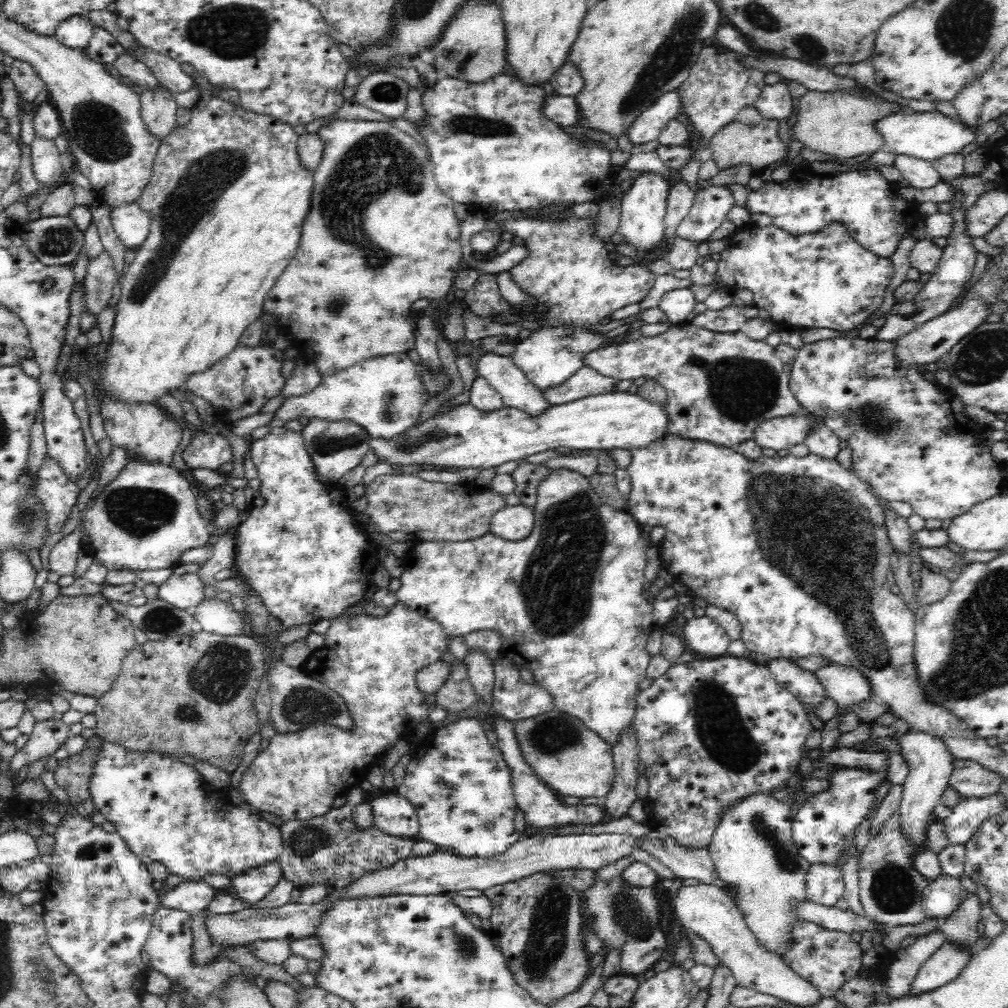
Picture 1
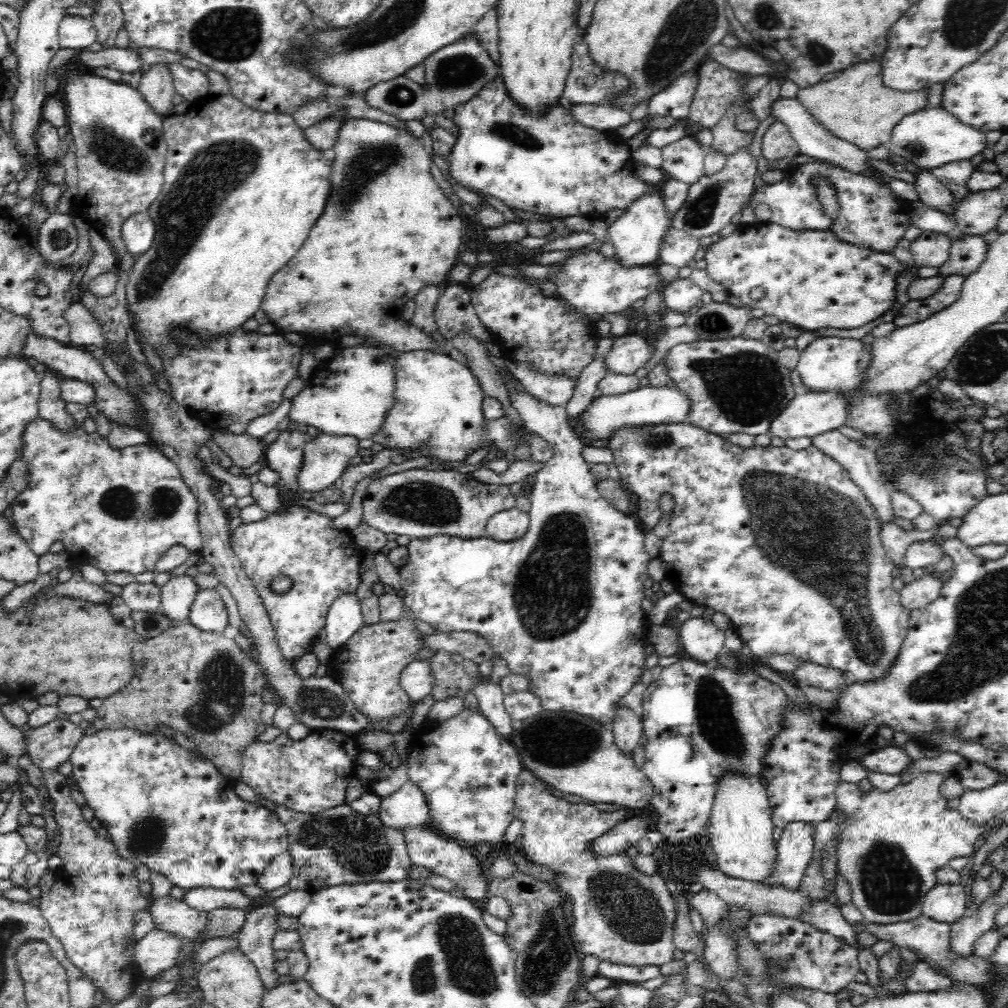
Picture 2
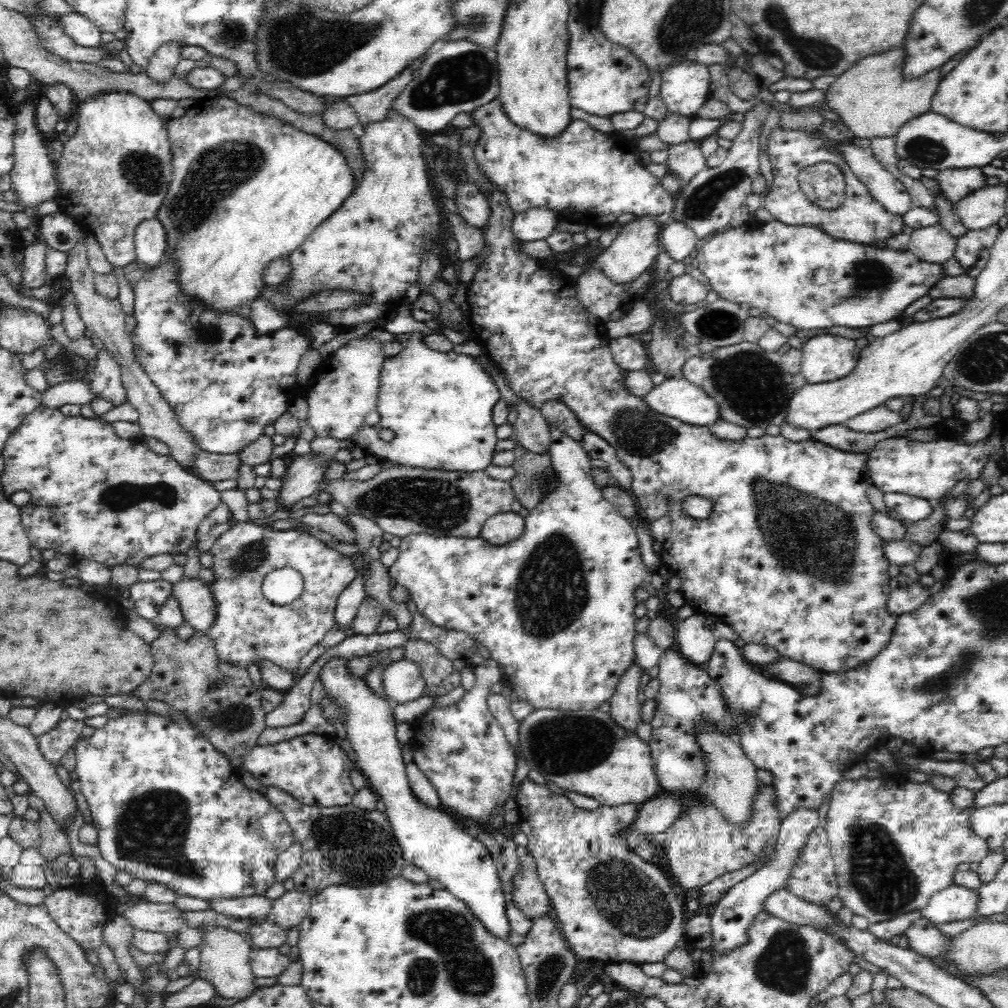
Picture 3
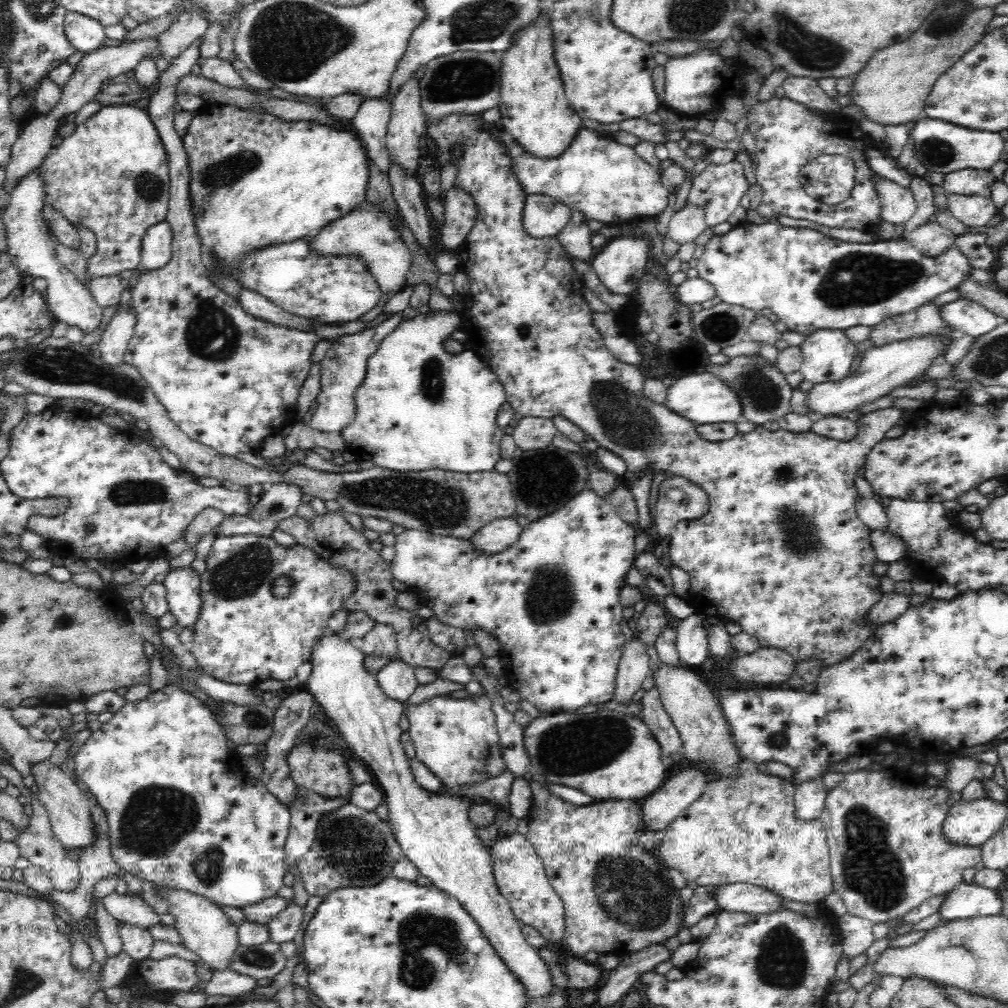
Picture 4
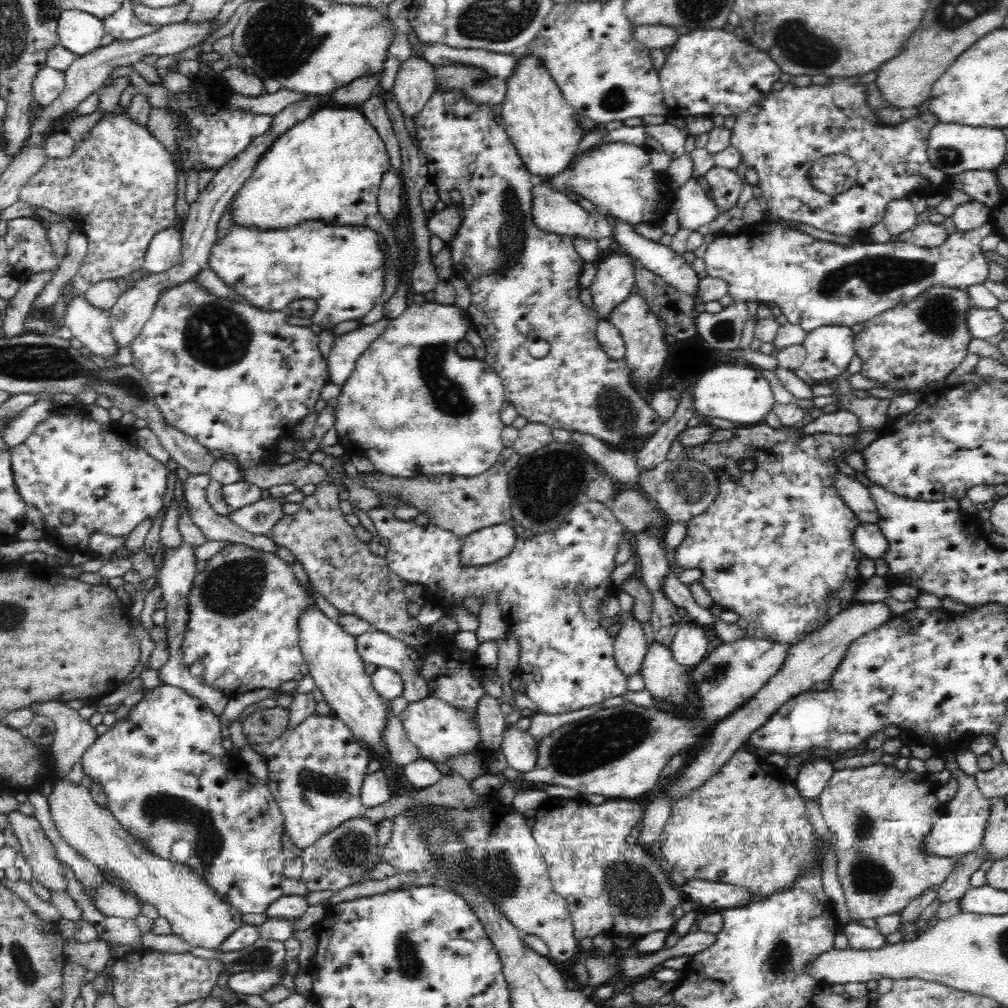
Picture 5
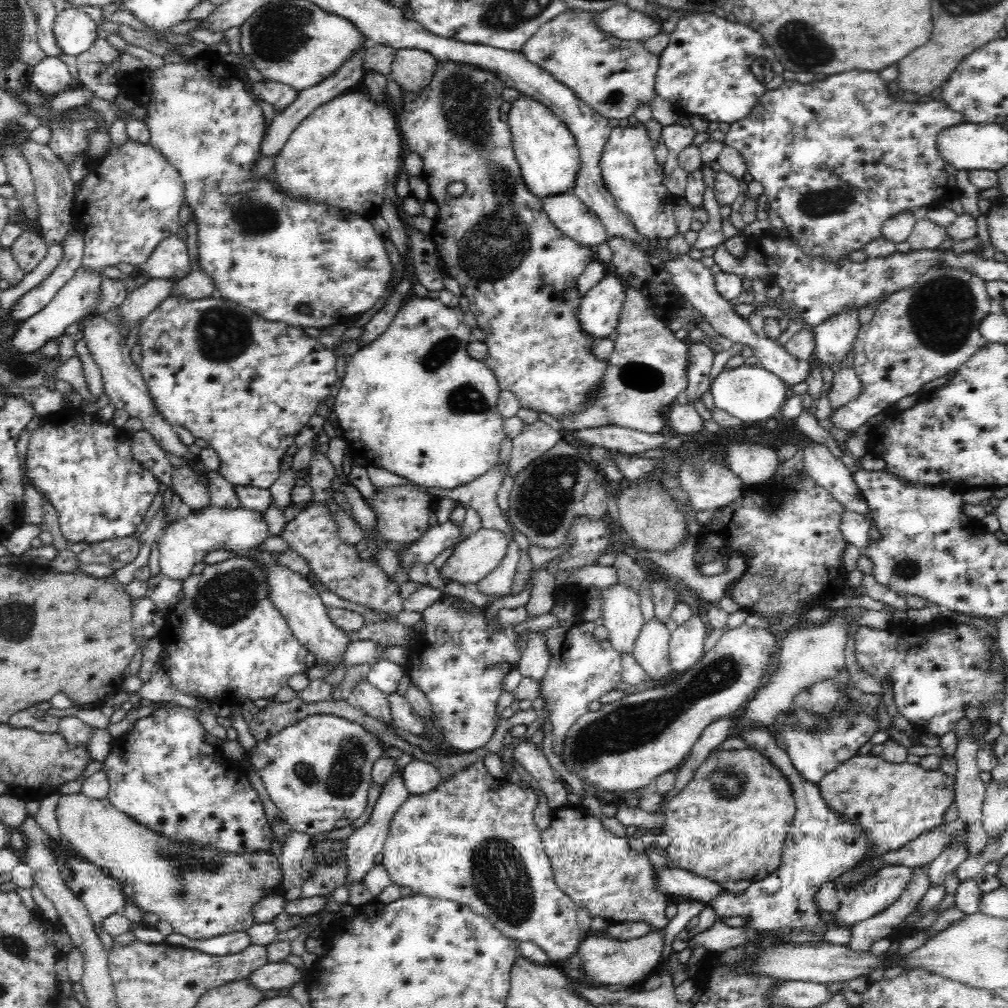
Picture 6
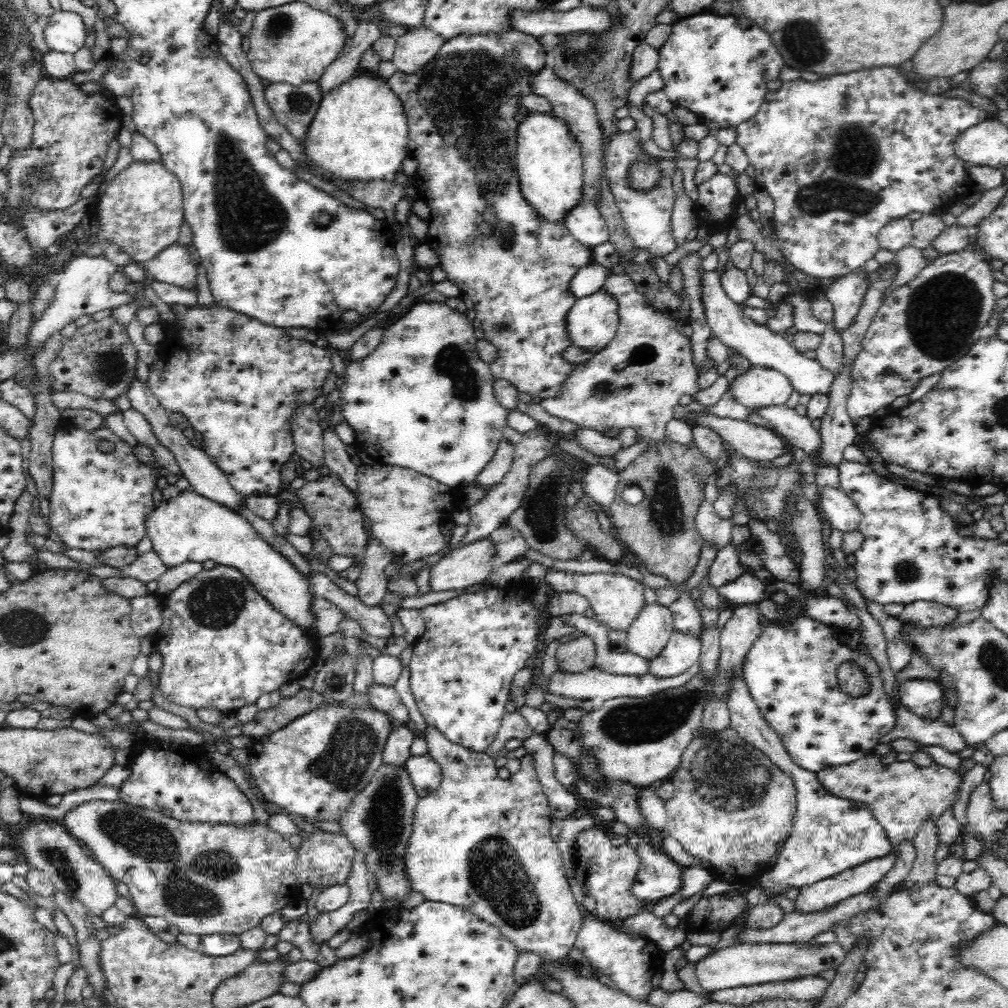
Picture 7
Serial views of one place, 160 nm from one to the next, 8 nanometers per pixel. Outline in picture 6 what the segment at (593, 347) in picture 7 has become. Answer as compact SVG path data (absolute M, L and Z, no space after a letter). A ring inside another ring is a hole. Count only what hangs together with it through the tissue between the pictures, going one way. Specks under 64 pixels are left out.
M611 270L581 300L578 318L582 330L594 339L614 336L626 300L624 282Z

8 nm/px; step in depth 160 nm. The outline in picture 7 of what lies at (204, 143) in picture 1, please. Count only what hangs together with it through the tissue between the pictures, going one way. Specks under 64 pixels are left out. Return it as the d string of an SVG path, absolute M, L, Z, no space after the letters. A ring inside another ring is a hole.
M361 71L350 82L323 96L318 107L304 140L300 142L306 160L300 164L295 162L294 169L307 170L323 181L332 183L339 190L346 182L366 184L380 181L394 184L396 174L401 171L404 159L410 157L410 154L407 149L407 119L402 103L387 86L387 82Z

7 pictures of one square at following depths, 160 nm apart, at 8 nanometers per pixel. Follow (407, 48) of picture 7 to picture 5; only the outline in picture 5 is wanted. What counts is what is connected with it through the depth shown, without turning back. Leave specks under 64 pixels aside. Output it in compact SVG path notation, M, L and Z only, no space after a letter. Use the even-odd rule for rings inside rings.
M417 53L402 64L398 76L396 76L395 84L393 85L393 96L398 103L399 110L403 113L403 117L416 122L418 114L421 114L424 105L435 93L435 77L434 68L425 60L418 56Z

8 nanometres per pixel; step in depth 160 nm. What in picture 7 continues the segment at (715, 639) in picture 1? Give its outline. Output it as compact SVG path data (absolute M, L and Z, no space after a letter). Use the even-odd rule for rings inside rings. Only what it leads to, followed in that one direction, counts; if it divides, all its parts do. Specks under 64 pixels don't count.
M673 631L664 650L650 664L650 675L671 678L698 665L701 655L700 635Z

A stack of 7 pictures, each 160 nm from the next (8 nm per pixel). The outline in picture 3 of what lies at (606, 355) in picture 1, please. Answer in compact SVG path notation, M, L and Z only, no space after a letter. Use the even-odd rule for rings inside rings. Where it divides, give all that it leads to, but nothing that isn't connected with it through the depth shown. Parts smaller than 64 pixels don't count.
M622 336L610 340L609 349L612 353L612 360L624 372L640 370L647 362L645 346L632 336ZM742 341L689 355L680 372L684 379L714 399L718 420L747 429L754 426L766 429L770 424L780 426L783 423L788 401L795 392L792 375L782 370L780 362L778 351L766 352L759 343Z

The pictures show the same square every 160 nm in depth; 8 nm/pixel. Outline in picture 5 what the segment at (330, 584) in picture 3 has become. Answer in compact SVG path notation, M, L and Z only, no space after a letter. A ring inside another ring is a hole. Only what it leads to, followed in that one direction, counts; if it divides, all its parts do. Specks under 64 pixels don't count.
M230 543L229 546L224 546L222 550L216 552L214 557L211 557L207 561L205 570L196 576L192 585L192 592L190 592L190 618L186 625L185 639L183 642L184 668L189 669L195 662L200 661L205 666L203 672L206 685L212 688L219 688L229 698L237 697L238 695L258 688L278 689L283 682L293 680L295 674L299 672L300 666L305 664L303 652L299 645L298 621L304 612L318 610L315 598L307 589L313 589L313 587L310 584L300 584L292 570L292 566L280 559L279 556L250 548L246 544Z

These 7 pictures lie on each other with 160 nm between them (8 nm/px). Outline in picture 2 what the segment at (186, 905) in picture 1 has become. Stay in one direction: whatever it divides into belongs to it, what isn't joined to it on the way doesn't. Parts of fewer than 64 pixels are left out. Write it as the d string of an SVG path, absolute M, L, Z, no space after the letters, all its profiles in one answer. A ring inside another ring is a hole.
M190 888L181 898L188 906L202 912L210 912L216 908L227 906L228 908L241 908L246 911L252 908L252 897L243 894L237 889L225 888Z

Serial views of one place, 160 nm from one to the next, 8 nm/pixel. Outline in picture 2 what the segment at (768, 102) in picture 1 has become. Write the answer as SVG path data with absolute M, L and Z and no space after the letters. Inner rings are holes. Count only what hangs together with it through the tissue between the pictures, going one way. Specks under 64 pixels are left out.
M779 97L774 104L772 104L771 114L769 116L774 117L776 121L786 125L790 135L797 142L797 146L801 154L806 156L812 156L812 158L819 158L820 160L829 160L833 164L853 172L854 174L860 174L875 178L876 181L880 180L882 183L882 176L880 174L874 174L872 168L866 161L866 151L860 150L858 147L833 136L830 132L826 131L807 111L805 106L800 103L797 98L783 98Z

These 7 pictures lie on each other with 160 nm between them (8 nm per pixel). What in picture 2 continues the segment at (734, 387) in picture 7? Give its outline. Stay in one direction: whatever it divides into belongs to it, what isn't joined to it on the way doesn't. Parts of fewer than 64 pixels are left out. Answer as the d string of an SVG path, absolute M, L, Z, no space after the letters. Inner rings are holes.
M646 385L624 394L612 396L597 394L590 400L586 410L582 410L578 416L574 418L566 416L566 423L570 425L570 429L574 431L582 444L586 441L590 441L590 445L594 441L604 441L609 444L609 440L613 439L616 431L624 427L653 427L661 424L682 423L686 420L688 408L690 408L690 399L686 399L686 395L680 393L675 386L656 388Z

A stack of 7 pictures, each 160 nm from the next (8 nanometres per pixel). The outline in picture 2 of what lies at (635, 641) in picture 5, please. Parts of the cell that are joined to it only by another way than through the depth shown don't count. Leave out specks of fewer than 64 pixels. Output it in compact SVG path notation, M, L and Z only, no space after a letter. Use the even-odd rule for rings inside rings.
M622 707L610 724L610 731L618 751L632 755L643 735L641 717L630 708Z

